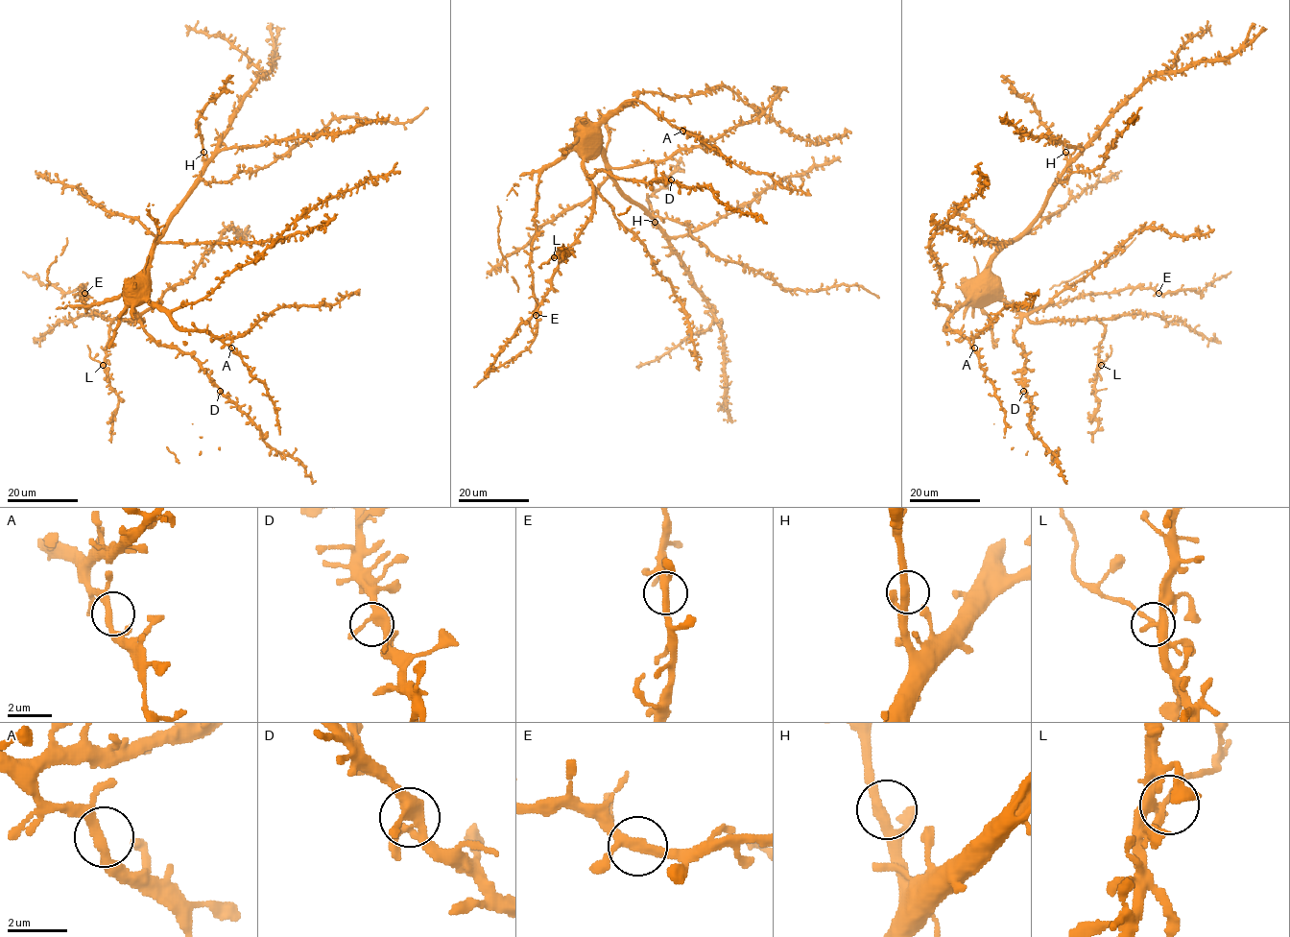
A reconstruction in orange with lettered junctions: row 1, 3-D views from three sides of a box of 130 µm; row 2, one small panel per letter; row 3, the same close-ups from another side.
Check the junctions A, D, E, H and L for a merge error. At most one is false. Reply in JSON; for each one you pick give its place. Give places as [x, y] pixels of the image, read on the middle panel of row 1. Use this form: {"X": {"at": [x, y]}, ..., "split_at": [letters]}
{"split_at": []}

